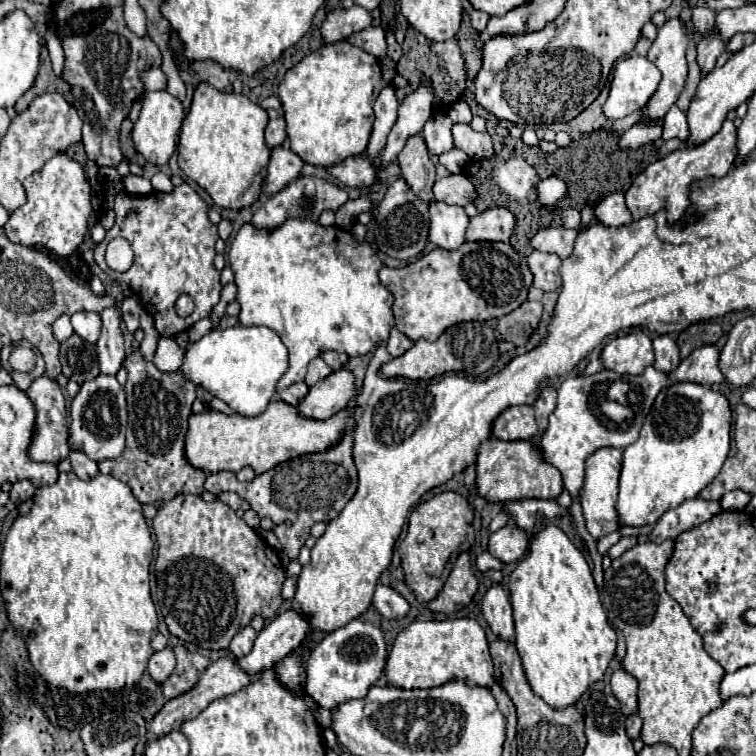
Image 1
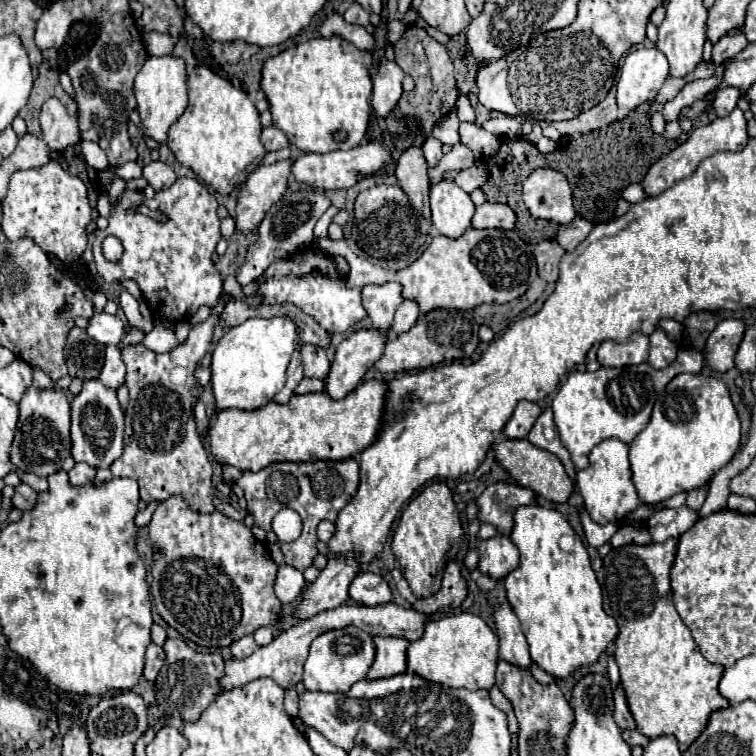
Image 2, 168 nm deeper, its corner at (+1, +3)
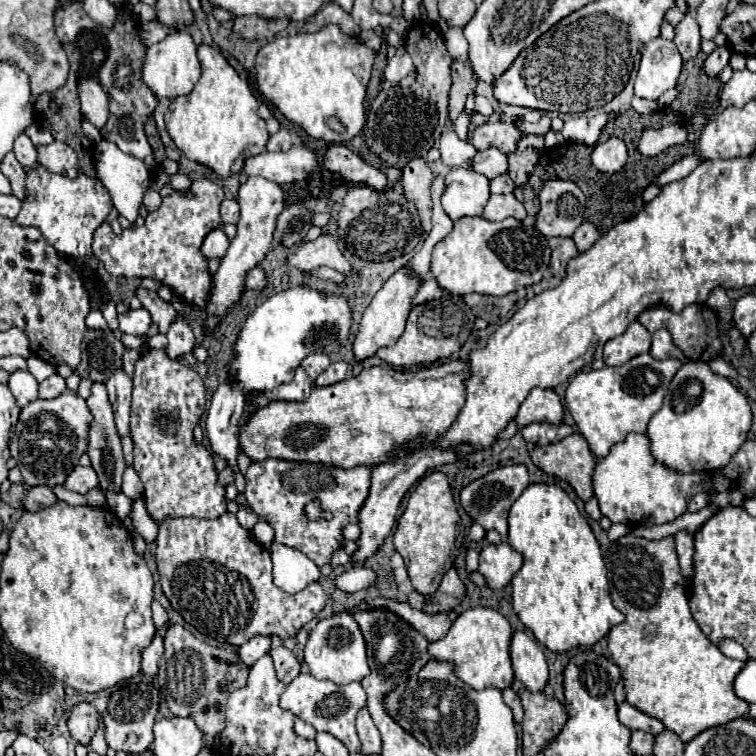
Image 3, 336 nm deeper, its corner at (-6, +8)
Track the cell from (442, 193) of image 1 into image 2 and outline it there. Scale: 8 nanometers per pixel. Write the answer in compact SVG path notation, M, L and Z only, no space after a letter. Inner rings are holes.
M476 162L472 168L458 172L456 178L454 178L454 184L458 184L460 188L464 188L464 192L470 194L470 192L474 192L476 188L480 188L486 180L488 180L488 172L484 170L484 166L480 166L480 164Z

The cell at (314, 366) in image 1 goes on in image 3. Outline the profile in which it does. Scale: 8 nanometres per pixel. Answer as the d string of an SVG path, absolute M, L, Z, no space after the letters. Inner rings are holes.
M313 353L313 355L309 355L309 357L303 359L301 367L307 371L311 383L315 385L315 379L329 367L329 357L323 355L323 353Z

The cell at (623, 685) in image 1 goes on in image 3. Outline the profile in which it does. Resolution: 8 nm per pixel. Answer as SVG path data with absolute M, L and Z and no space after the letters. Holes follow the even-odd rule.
M627 701L619 705L619 721L629 729L641 729L645 733L651 733L653 737L665 729L663 723L659 723L659 719L653 719L647 713L631 707Z

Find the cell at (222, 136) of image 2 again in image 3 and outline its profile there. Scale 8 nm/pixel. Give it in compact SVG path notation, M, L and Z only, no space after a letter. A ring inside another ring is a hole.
M199 45L201 77L193 91L185 97L171 101L165 113L165 125L173 143L193 161L213 169L221 177L229 177L233 163L249 149L267 145L265 121L257 115L257 99L251 93L247 81L227 63L223 53L215 45Z

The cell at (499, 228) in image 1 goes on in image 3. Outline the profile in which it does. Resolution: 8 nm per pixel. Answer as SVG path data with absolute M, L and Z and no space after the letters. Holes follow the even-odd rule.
M513 193L509 195L491 195L485 211L483 211L483 217L489 219L489 221L503 221L507 217L515 217L519 221L523 221L527 215L525 207L521 201L515 199Z

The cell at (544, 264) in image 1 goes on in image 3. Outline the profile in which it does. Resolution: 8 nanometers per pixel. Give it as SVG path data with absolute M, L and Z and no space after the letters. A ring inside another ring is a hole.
M553 237L549 239L549 245L551 245L551 273L559 279L563 279L565 275L565 267L567 267L567 261L573 259L575 255L579 255L573 239L565 239L565 237Z

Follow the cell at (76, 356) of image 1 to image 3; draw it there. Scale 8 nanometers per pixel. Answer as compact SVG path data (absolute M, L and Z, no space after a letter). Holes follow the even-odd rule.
M87 329L83 337L83 357L79 367L69 369L67 365L57 367L57 373L69 377L77 373L81 379L91 379L93 383L105 383L111 377L111 371L117 371L123 365L123 343L113 331L93 331Z

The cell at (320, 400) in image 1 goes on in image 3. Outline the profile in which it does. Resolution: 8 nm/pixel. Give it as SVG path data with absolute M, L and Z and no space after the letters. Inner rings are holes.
M409 267L399 269L397 273L393 273L383 283L383 287L375 293L371 305L363 313L363 319L361 319L361 325L359 325L359 333L357 333L355 343L353 343L353 353L355 353L357 361L373 357L379 347L389 347L389 345L397 343L397 339L401 337L401 333L405 329L407 315L411 311L411 299L417 295L419 287L421 287L421 279Z

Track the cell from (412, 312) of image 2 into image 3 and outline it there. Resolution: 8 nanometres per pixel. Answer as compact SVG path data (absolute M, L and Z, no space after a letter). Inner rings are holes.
M427 275L427 279L423 281L419 293L417 293L415 299L413 299L413 305L421 305L421 303L431 301L431 299L435 299L435 297L439 299L441 295L443 295L443 289L439 287L439 283L435 283L435 277L433 277L433 275Z

